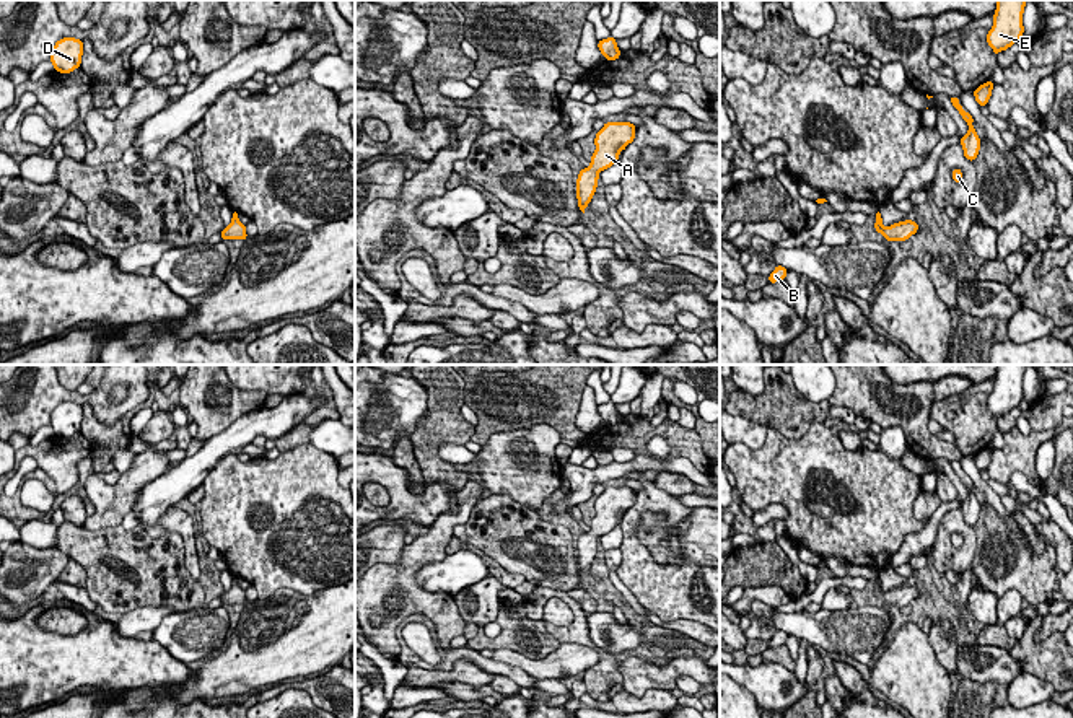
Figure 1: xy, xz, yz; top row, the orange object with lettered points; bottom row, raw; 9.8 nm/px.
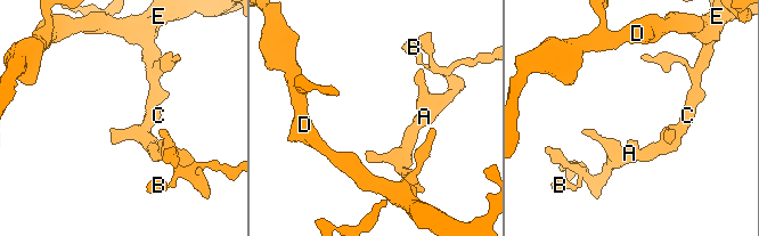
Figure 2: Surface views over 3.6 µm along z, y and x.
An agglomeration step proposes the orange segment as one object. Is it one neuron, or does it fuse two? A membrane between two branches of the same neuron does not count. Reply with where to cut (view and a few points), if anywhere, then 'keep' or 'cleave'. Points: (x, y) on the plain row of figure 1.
no cut | keep

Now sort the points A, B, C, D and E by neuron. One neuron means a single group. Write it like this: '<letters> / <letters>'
A B C D E

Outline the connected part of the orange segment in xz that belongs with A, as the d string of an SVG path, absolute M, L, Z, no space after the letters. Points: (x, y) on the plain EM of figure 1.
M606 487L598 495L591 529L581 534L576 544L576 567L583 578L596 557L599 537L611 532L620 523L619 518L633 506L635 495L637 492L630 487Z

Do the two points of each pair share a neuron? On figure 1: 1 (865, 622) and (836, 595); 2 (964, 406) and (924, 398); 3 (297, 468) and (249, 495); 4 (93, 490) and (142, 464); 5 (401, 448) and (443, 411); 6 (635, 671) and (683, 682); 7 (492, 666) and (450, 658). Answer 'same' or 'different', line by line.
1: different
2: different
3: same
4: same
5: same
6: different
7: same

